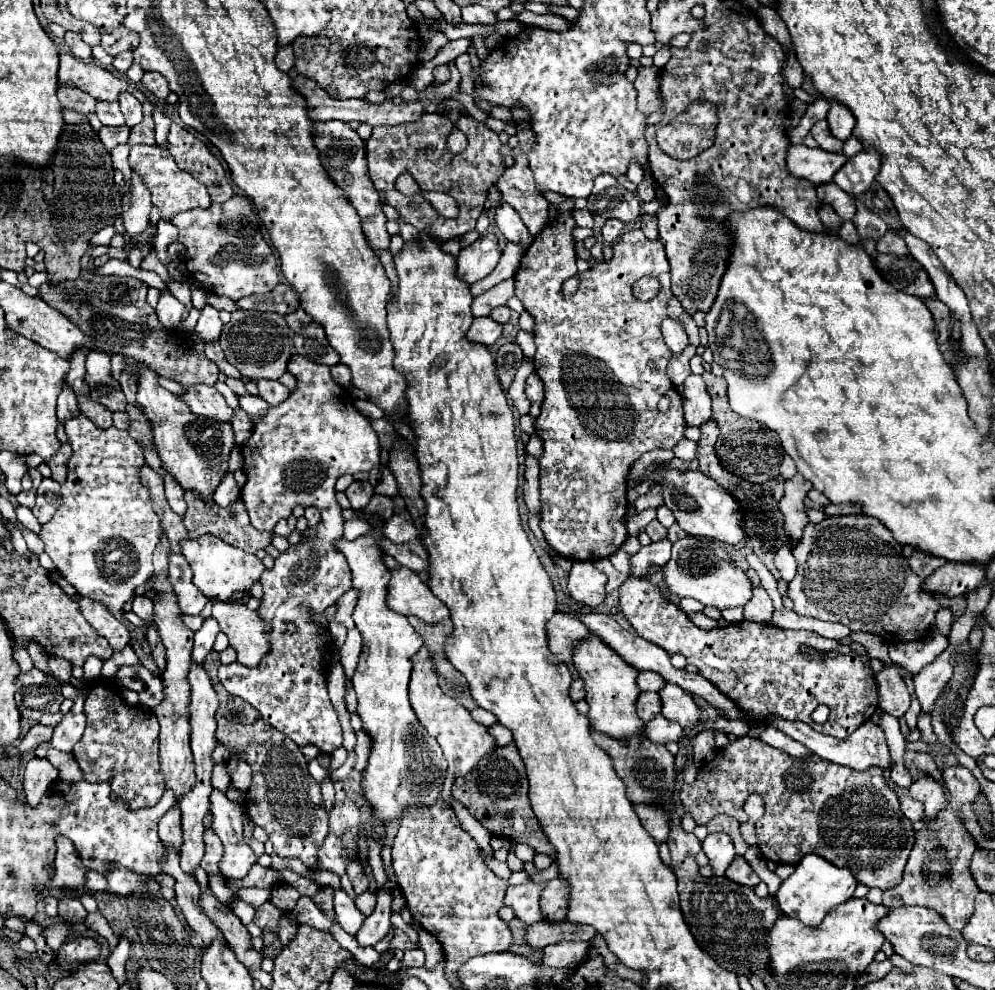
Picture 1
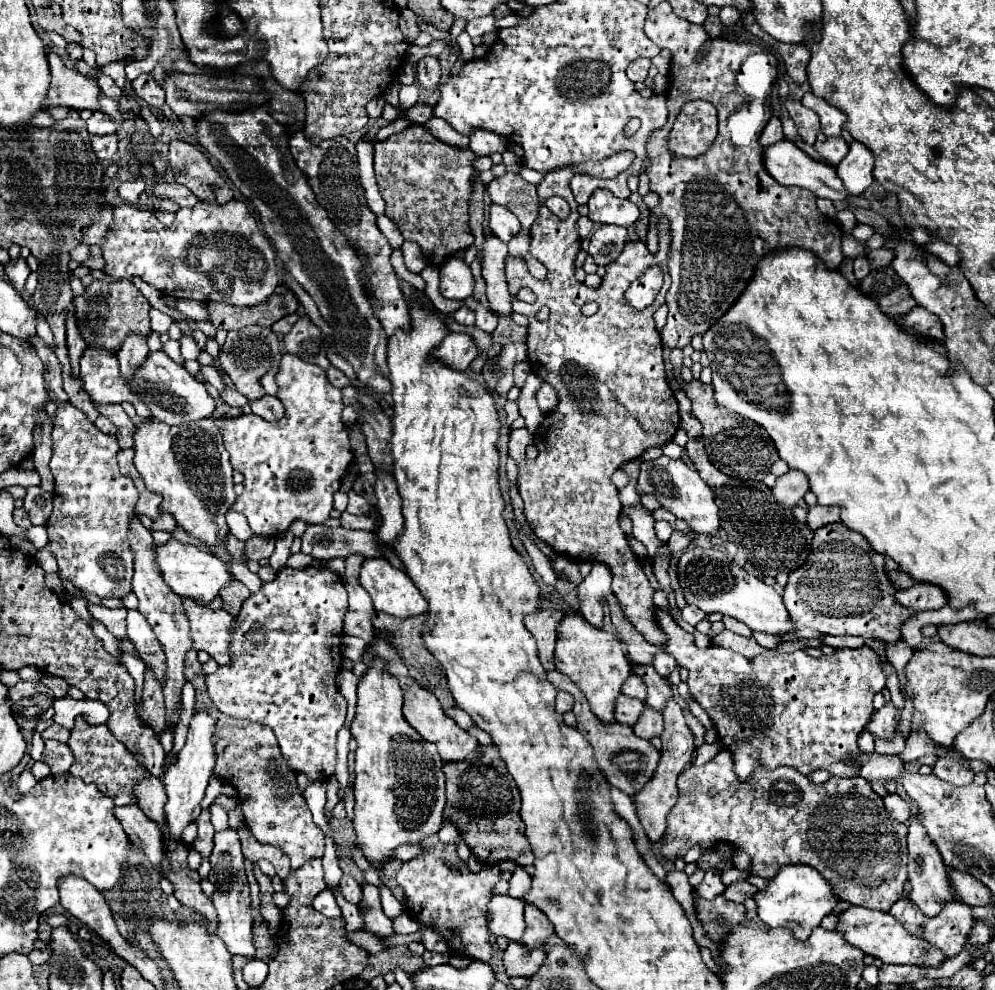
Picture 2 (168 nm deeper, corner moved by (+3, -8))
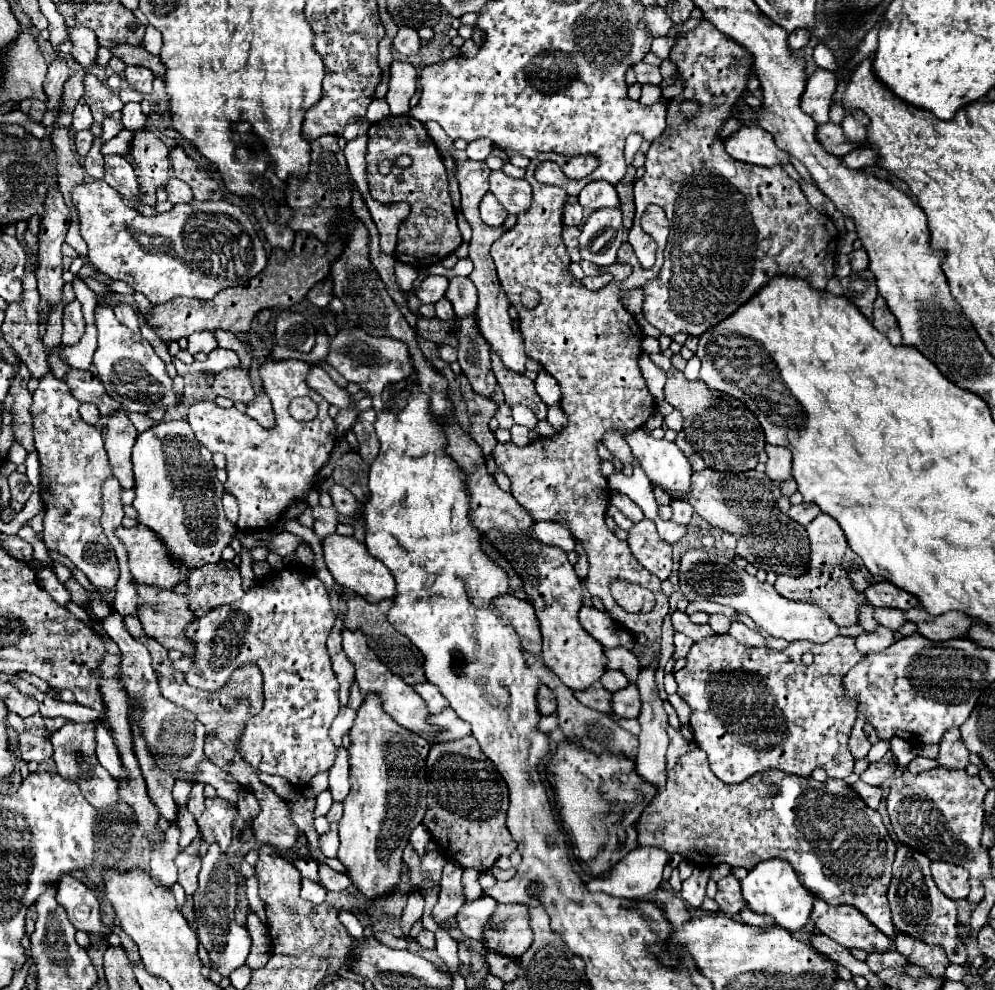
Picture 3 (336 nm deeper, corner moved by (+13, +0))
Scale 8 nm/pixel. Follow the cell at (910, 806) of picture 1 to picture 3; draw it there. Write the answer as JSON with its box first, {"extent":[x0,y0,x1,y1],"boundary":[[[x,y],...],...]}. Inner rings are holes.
{"extent":[852,780,882,808],"boundary":[[[858,780],[856,784],[852,784],[854,786],[854,792],[870,806],[870,808],[878,808],[878,804],[880,804],[880,800],[882,800],[882,790],[880,788],[876,788],[876,786],[870,786],[870,784],[866,784],[866,782],[862,782],[862,780]]]}

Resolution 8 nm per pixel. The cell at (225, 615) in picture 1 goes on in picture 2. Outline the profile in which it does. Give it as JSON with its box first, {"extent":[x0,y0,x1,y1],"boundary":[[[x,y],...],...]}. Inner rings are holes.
{"extent":[184,598,236,664],"boundary":[[[192,598],[184,600],[184,608],[192,626],[194,650],[206,650],[218,664],[232,662],[228,646],[232,640],[232,630],[236,628],[236,616],[226,610],[200,606]]]}

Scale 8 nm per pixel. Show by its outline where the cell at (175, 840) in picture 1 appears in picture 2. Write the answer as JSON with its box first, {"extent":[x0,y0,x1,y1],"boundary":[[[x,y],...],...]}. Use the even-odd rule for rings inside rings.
{"extent":[136,778,166,828],"boundary":[[[148,778],[148,782],[140,782],[140,786],[136,786],[136,794],[140,794],[140,808],[144,810],[144,814],[156,822],[160,828],[166,826],[166,792],[162,786],[160,778]]]}

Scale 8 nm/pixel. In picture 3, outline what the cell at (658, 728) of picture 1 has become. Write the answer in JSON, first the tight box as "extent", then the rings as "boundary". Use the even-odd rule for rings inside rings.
{"extent":[612,684,640,718],"boundary":[[[628,684],[626,688],[612,694],[612,710],[622,718],[638,718],[640,698],[634,684]]]}

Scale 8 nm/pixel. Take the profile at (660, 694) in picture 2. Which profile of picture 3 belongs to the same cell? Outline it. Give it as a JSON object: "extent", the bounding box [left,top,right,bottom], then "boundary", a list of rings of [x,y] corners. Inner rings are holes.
{"extent":[604,646,640,684],"boundary":[[[616,646],[616,648],[604,648],[604,654],[608,658],[608,662],[606,662],[608,670],[620,670],[620,672],[626,674],[626,678],[632,684],[636,682],[636,678],[640,674],[640,668],[638,668],[638,658],[630,650],[626,650],[622,646]]]}

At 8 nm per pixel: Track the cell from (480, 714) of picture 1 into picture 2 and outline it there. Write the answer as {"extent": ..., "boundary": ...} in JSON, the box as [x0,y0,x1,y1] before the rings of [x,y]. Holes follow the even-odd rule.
{"extent":[446,706,476,730],"boundary":[[[458,706],[456,708],[452,708],[452,710],[446,710],[446,714],[460,726],[460,728],[464,728],[464,730],[470,730],[472,726],[476,726],[474,722],[472,722],[472,718],[464,712],[464,710],[460,710]]]}

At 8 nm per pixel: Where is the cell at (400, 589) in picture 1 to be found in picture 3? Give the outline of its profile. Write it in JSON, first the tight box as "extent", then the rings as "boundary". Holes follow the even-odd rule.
{"extent":[322,534,394,604],"boundary":[[[330,534],[330,536],[322,538],[322,550],[324,550],[326,568],[330,570],[330,574],[334,576],[334,580],[340,586],[350,588],[352,592],[366,598],[370,604],[394,598],[394,578],[392,578],[390,570],[386,570],[386,566],[380,560],[366,554],[366,546],[362,542],[358,542],[354,536]]]}

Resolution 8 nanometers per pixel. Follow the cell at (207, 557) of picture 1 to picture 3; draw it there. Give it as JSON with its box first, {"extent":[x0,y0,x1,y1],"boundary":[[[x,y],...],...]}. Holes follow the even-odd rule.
{"extent":[116,526,190,588],"boundary":[[[144,526],[134,528],[116,528],[116,538],[126,546],[130,574],[136,584],[148,584],[156,588],[172,588],[174,584],[188,578],[190,570],[182,570],[182,566],[174,566],[166,552],[162,550],[162,542],[150,534]]]}

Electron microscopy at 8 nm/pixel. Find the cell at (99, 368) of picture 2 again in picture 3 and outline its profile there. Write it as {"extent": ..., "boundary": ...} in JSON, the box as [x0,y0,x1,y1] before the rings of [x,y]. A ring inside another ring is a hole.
{"extent":[62,298,84,346],"boundary":[[[74,298],[64,306],[64,334],[62,334],[62,344],[72,346],[78,344],[78,340],[84,334],[84,318],[82,318],[82,306]]]}

